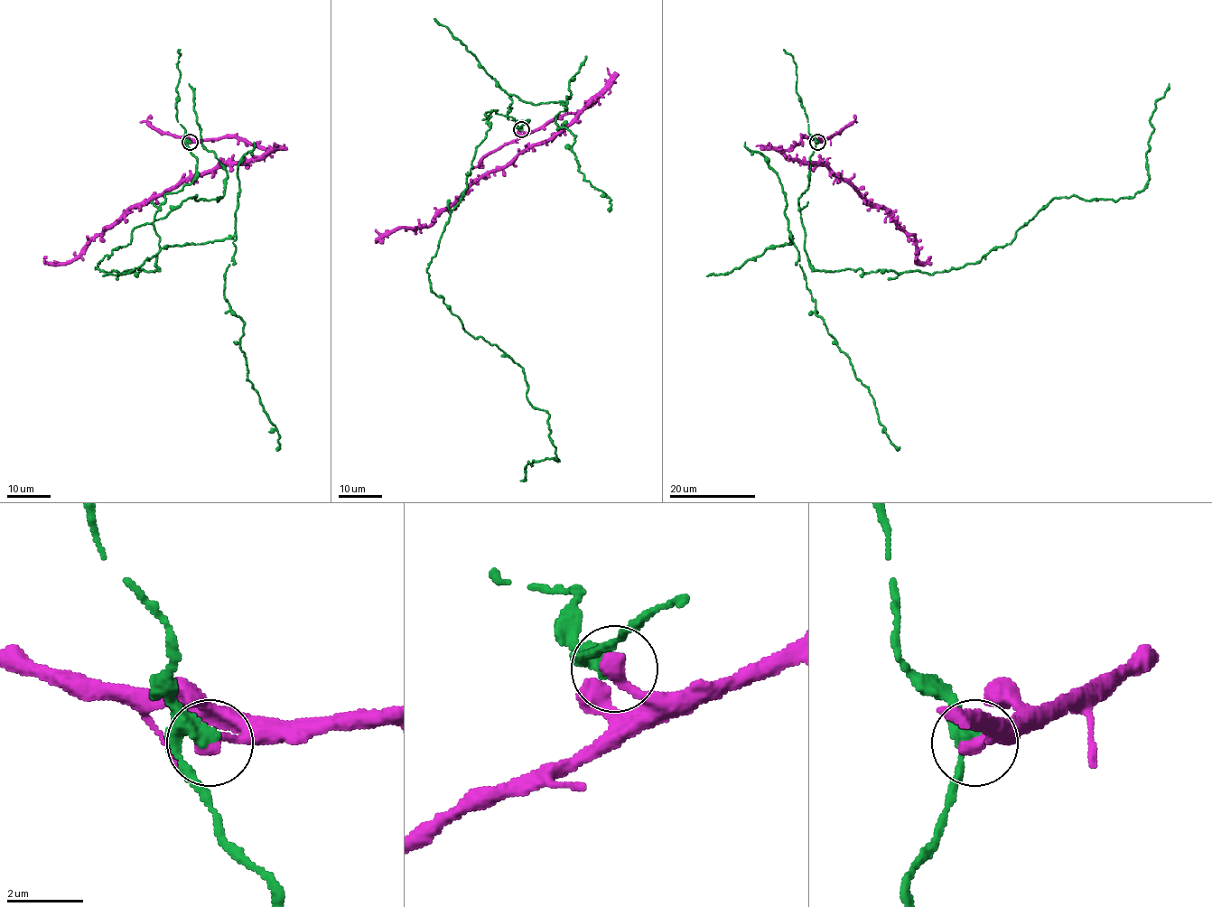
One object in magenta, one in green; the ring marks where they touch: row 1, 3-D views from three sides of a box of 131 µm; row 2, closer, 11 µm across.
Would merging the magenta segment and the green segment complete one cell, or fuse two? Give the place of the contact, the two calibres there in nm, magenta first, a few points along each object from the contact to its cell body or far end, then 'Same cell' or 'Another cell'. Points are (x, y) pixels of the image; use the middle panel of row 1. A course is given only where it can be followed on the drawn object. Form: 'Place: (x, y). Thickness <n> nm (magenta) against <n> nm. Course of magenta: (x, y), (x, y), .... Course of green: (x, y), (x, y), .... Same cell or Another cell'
Place: (521, 129). Thickness 440 nm (magenta) against 360 nm. Course of magenta: (521, 129), (542, 129), (598, 97), (547, 139), (480, 175), (428, 226), (380, 234), (377, 242). Course of green: (521, 129), (485, 115), (427, 272), (549, 415), (558, 461), (528, 462), (519, 481). Another cell

